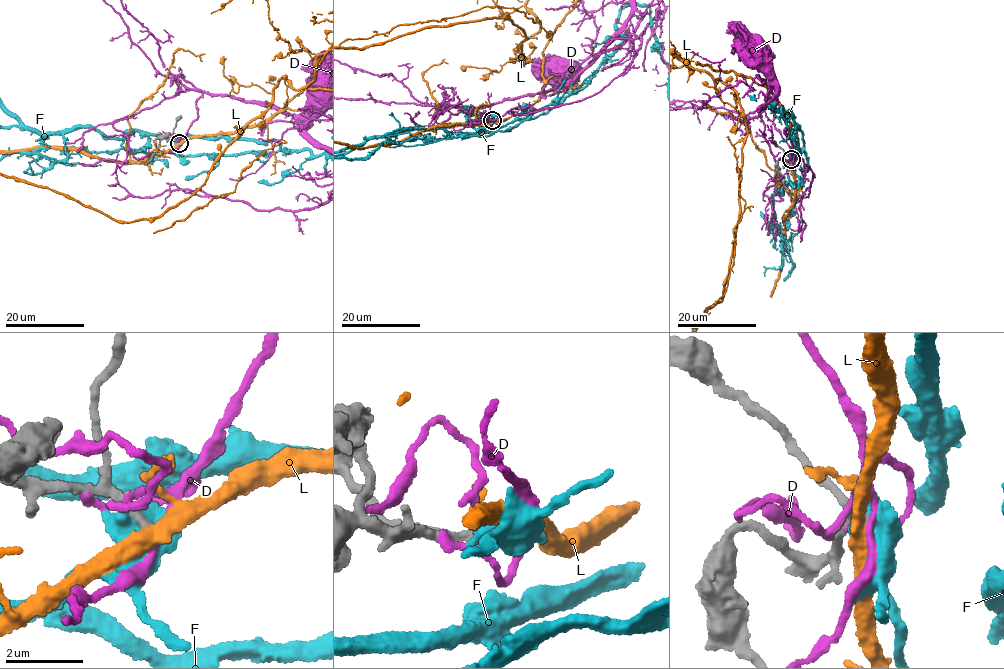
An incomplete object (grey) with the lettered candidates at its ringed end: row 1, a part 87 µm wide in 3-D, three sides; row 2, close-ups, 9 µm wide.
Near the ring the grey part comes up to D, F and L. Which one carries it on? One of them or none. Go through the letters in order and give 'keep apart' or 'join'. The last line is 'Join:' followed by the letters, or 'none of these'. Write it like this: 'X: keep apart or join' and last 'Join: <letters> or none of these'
D: keep apart
F: keep apart
L: keep apart
Join: none of these

